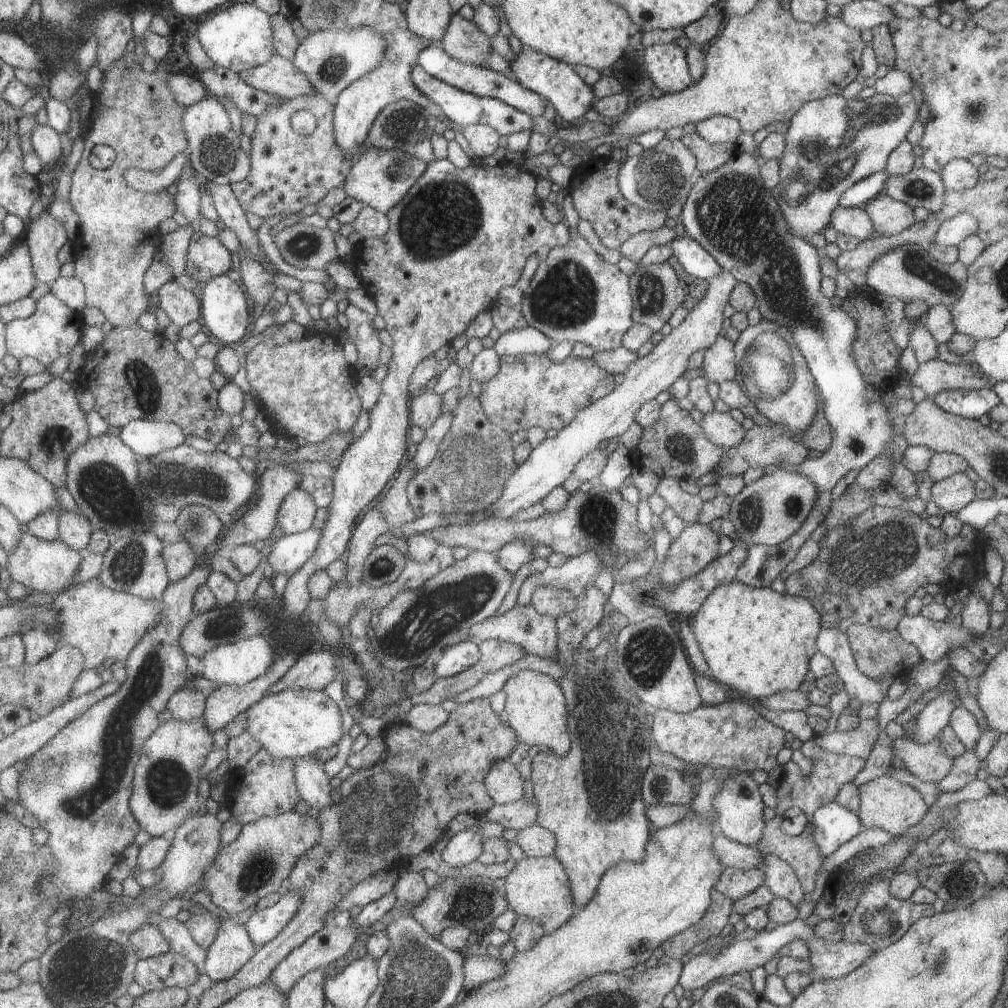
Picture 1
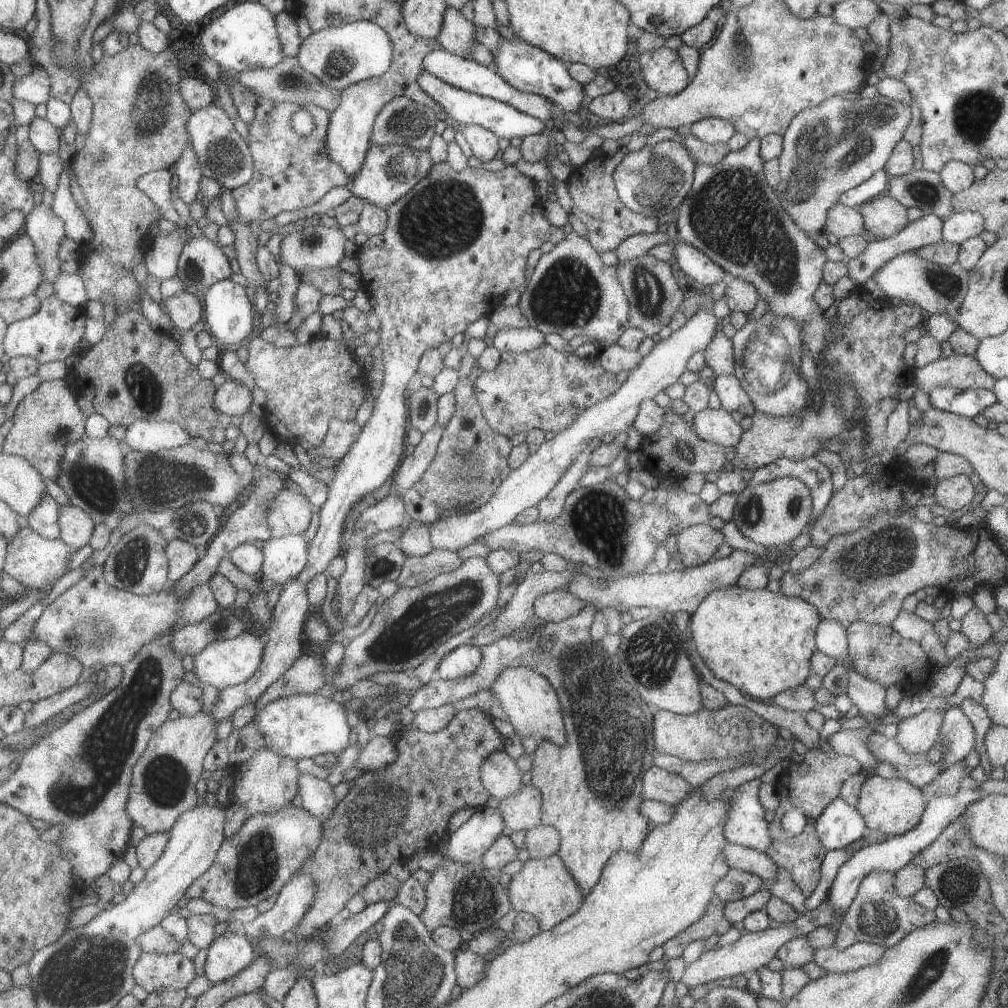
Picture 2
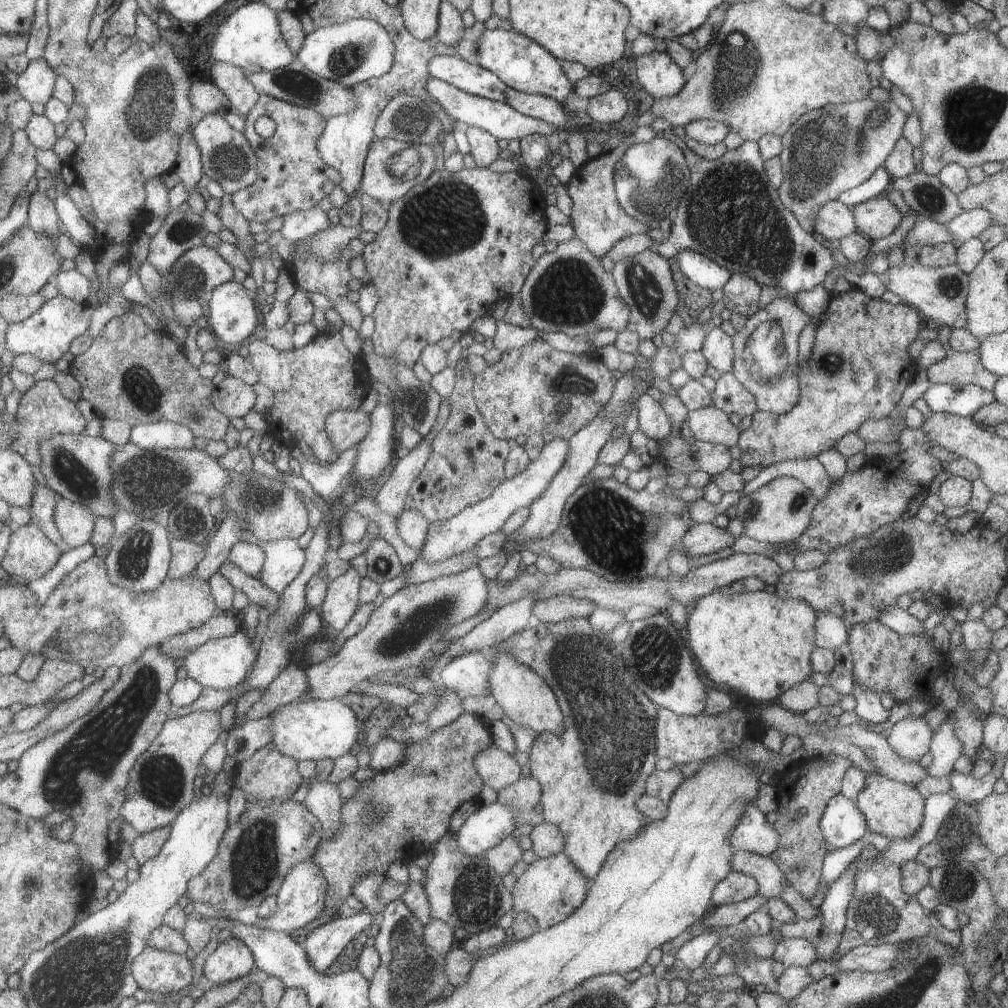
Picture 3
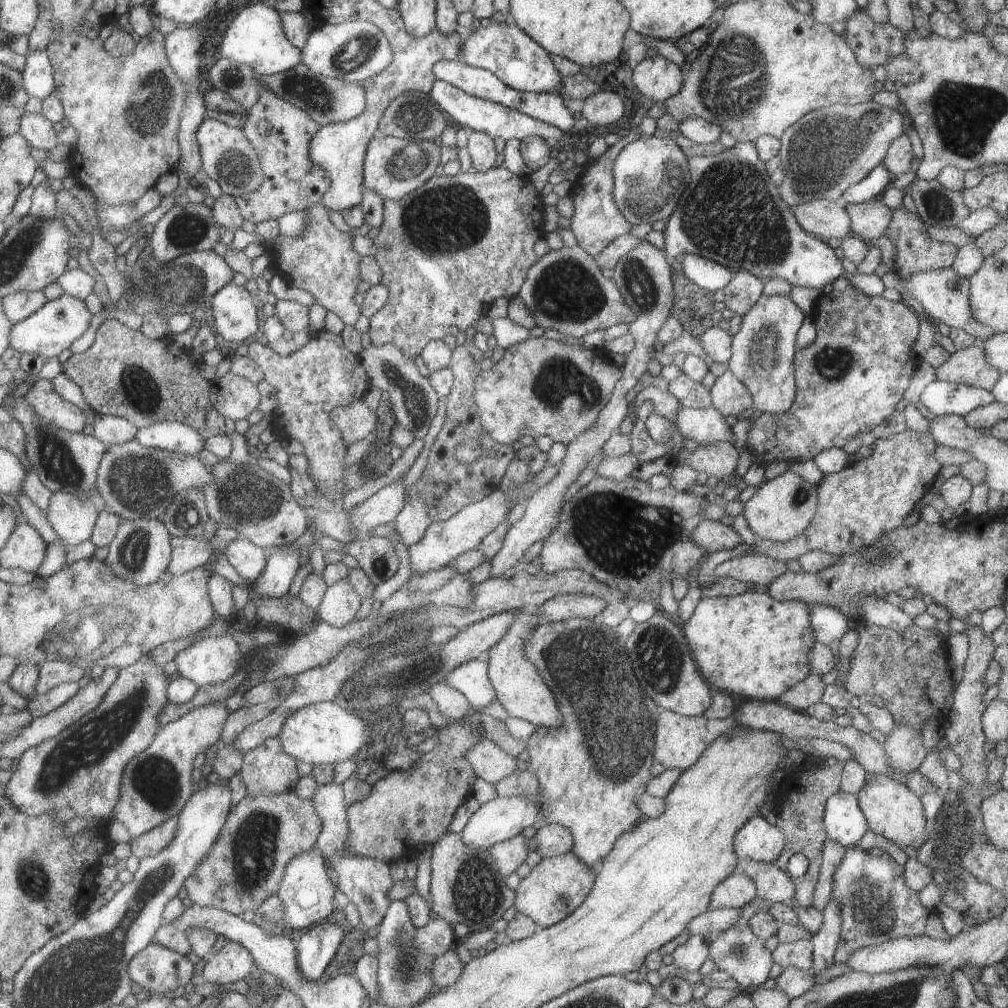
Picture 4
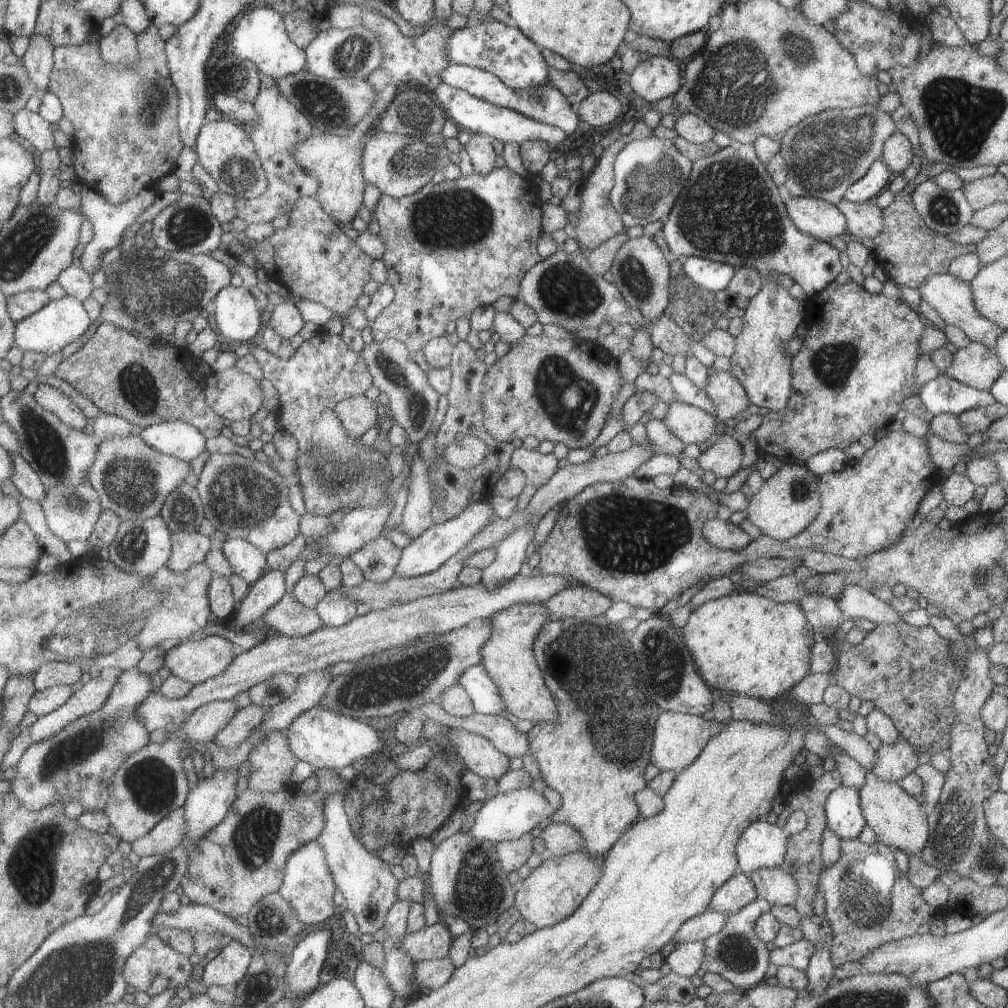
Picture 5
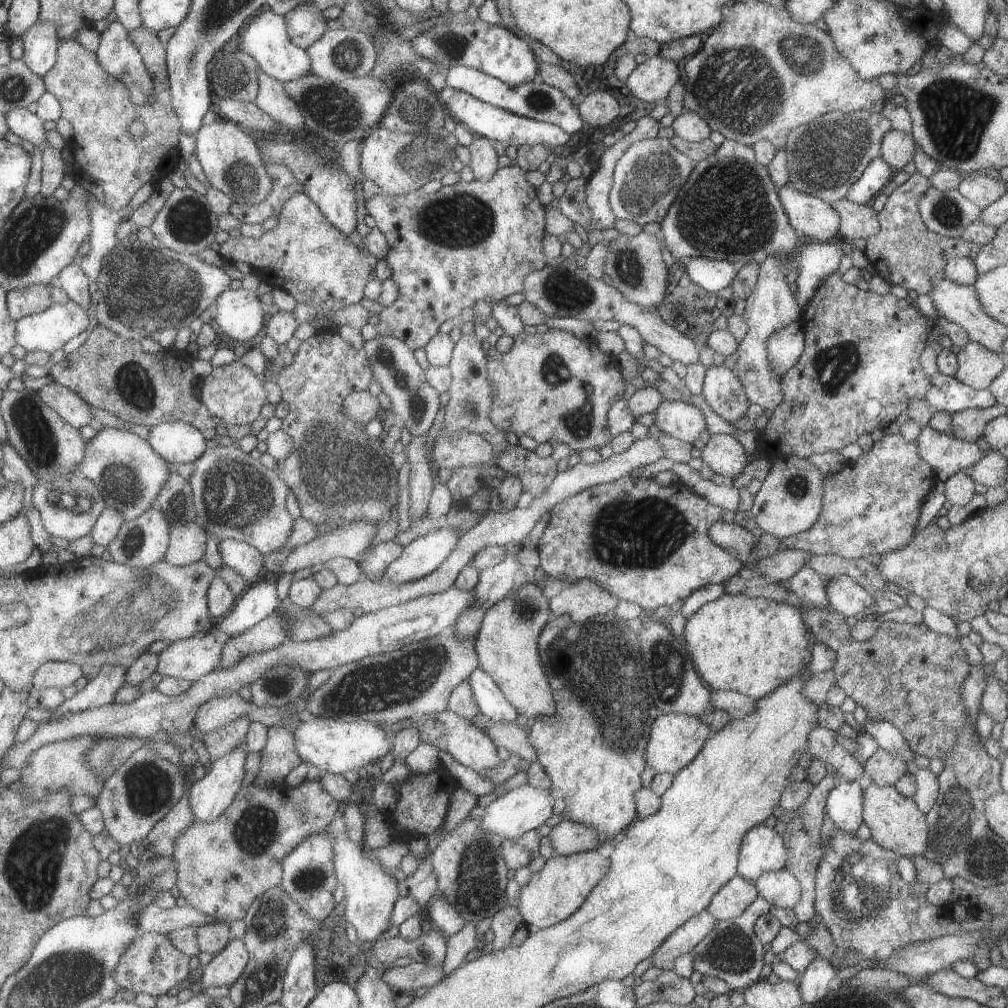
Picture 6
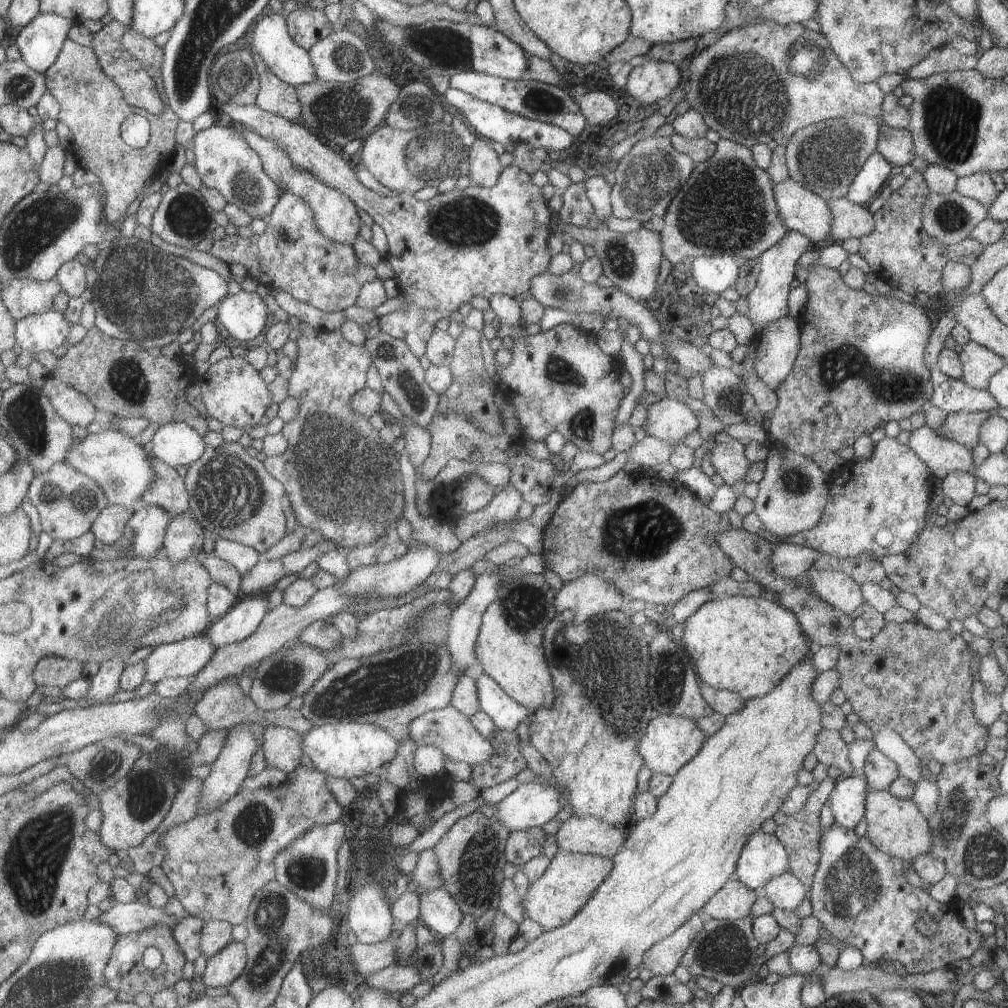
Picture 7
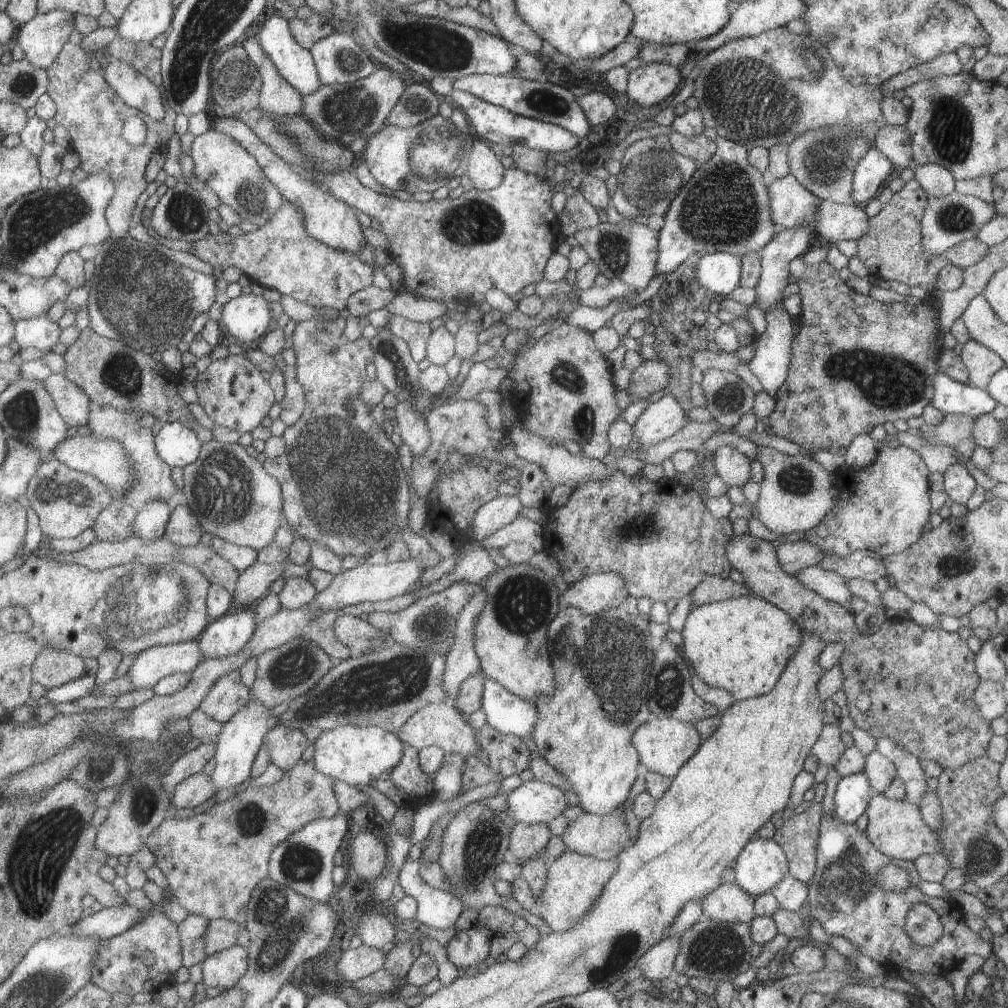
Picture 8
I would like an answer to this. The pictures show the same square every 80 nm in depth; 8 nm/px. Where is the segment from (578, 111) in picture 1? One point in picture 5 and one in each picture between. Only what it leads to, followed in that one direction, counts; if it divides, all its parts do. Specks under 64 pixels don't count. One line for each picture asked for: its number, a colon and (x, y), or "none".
2: (527, 68)
3: (523, 65)
4: (514, 58)
5: (503, 50)

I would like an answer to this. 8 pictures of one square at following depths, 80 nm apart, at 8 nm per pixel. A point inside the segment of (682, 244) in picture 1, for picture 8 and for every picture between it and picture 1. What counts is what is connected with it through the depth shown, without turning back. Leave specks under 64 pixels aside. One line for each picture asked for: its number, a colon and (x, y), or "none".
2: (694, 264)
3: (703, 272)
4: (709, 275)
5: (711, 275)
6: (712, 275)
7: (715, 273)
8: (718, 272)

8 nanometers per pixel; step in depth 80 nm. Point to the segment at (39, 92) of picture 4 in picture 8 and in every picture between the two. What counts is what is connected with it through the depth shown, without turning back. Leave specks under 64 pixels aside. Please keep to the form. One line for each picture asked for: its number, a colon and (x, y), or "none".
5: (40, 60)
6: (42, 41)
7: (41, 41)
8: (42, 39)

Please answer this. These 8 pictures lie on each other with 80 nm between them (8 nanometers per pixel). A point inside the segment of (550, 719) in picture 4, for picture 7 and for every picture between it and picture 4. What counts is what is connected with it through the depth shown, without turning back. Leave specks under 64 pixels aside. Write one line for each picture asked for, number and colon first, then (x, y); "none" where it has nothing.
5: (507, 657)
6: (506, 645)
7: (508, 646)

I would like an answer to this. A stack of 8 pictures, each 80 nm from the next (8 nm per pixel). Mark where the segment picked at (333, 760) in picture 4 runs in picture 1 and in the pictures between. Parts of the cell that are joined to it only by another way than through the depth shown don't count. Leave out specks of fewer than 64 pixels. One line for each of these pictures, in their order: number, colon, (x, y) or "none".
1: (294, 723)
2: (303, 726)
3: (317, 730)

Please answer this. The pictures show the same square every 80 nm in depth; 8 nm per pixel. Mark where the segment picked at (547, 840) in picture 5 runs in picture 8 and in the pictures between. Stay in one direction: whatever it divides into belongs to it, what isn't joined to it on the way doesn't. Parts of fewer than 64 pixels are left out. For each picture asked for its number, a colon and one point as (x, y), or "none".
6: (568, 837)
7: (590, 835)
8: (602, 837)

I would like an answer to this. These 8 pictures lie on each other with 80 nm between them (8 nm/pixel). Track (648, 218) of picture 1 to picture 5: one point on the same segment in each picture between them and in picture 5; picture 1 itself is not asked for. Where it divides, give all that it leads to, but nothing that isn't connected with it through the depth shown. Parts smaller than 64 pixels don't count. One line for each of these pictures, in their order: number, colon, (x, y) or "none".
2: (590, 186)
3: (598, 221)
4: (595, 221)
5: (596, 221)

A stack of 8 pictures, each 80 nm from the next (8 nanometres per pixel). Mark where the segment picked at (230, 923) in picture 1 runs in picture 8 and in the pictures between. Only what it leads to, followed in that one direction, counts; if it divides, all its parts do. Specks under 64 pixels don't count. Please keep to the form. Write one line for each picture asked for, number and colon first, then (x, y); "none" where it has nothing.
2: (232, 952)
3: (232, 959)
4: (233, 962)
5: (231, 965)
6: (225, 969)
7: (224, 968)
8: (224, 970)

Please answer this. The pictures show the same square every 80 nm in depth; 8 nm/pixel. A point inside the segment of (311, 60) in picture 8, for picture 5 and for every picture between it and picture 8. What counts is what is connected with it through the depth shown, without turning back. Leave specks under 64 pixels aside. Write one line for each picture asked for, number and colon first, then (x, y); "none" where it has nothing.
5: (260, 35)
6: (266, 37)
7: (270, 37)

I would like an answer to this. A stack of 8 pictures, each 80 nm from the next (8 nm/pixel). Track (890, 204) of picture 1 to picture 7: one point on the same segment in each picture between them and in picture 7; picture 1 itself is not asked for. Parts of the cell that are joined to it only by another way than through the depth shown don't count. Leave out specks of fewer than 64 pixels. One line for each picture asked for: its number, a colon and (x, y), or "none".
2: (883, 216)
3: (875, 218)
4: (869, 219)
5: (863, 220)
6: (855, 220)
7: (847, 220)

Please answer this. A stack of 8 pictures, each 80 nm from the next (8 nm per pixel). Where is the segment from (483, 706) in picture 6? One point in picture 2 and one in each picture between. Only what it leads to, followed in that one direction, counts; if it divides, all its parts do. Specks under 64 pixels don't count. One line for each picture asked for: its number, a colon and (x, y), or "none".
2: (463, 660)
3: (468, 674)
4: (470, 678)
5: (484, 695)

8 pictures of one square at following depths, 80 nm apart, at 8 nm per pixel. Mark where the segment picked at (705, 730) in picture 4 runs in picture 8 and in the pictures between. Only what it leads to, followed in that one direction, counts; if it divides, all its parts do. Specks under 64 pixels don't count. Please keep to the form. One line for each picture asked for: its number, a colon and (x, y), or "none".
5: (678, 738)
6: (675, 738)
7: (669, 741)
8: (663, 745)

